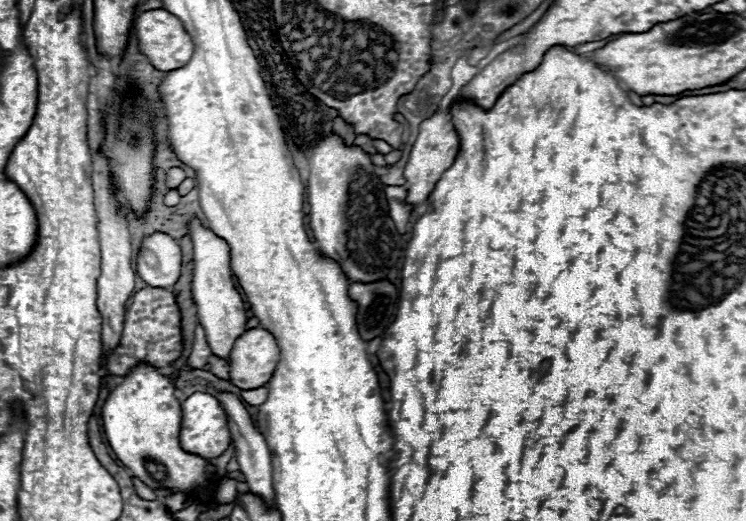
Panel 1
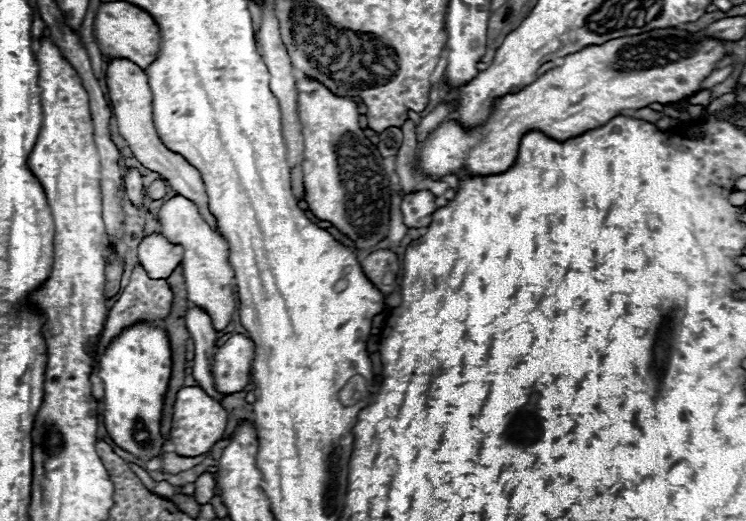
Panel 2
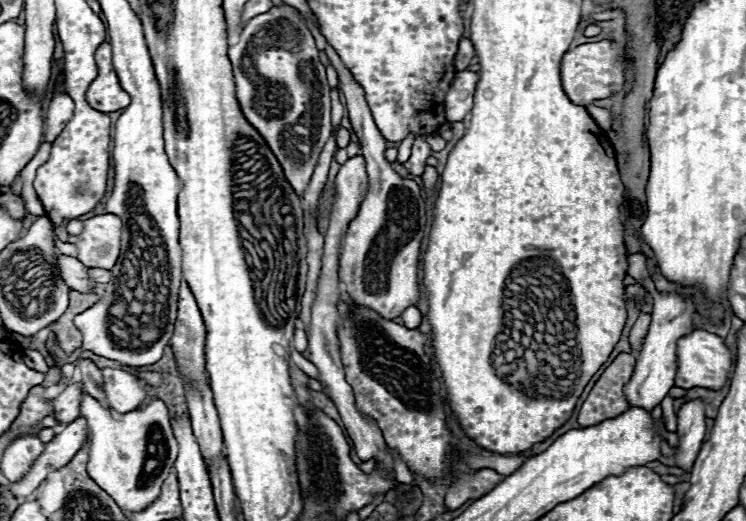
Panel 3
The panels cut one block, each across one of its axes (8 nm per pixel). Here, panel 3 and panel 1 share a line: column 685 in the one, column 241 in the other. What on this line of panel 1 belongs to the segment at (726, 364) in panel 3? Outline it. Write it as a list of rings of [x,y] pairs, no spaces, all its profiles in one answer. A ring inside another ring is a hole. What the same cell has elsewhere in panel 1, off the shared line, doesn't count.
[[[264,328],[246,330],[232,348],[230,382],[242,390],[260,388],[270,382],[278,368],[280,348]]]

